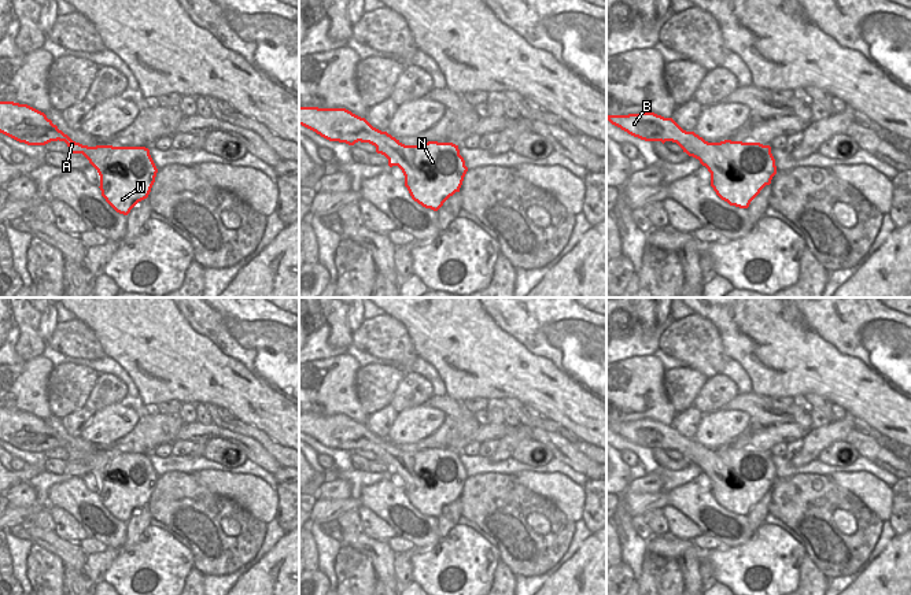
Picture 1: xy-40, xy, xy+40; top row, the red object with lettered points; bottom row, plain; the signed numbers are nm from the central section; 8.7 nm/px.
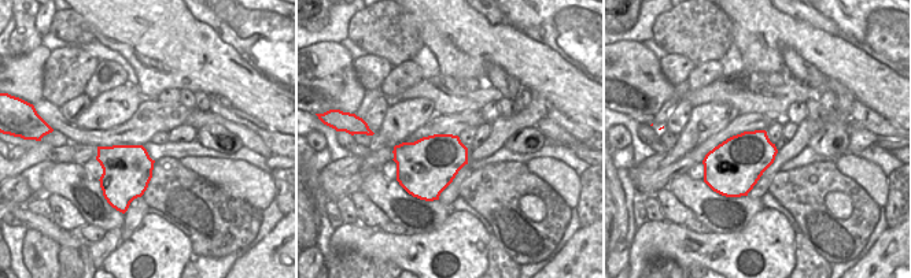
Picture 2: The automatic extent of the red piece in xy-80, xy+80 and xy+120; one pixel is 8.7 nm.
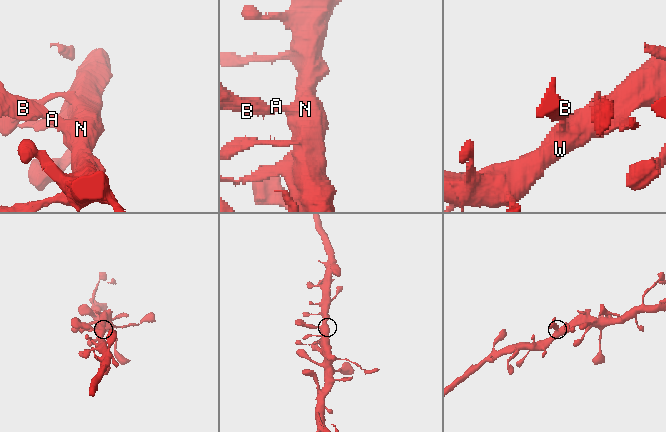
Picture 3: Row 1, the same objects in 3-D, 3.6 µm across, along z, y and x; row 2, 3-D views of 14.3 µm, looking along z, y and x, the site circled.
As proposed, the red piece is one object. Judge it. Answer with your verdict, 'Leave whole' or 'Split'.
Leave whole

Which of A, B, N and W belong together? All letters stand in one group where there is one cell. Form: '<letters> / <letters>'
A B N W

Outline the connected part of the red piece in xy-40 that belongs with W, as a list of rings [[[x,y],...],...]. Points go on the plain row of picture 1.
[[[0,409],[0,440],[27,452],[64,448],[69,461],[82,461],[97,477],[102,503],[123,522],[148,505],[158,480],[148,455],[82,452],[59,437],[44,420],[27,411]]]

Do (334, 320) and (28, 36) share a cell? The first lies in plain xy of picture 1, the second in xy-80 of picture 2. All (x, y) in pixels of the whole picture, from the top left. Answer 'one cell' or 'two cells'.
one cell

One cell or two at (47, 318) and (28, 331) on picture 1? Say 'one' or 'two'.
two

